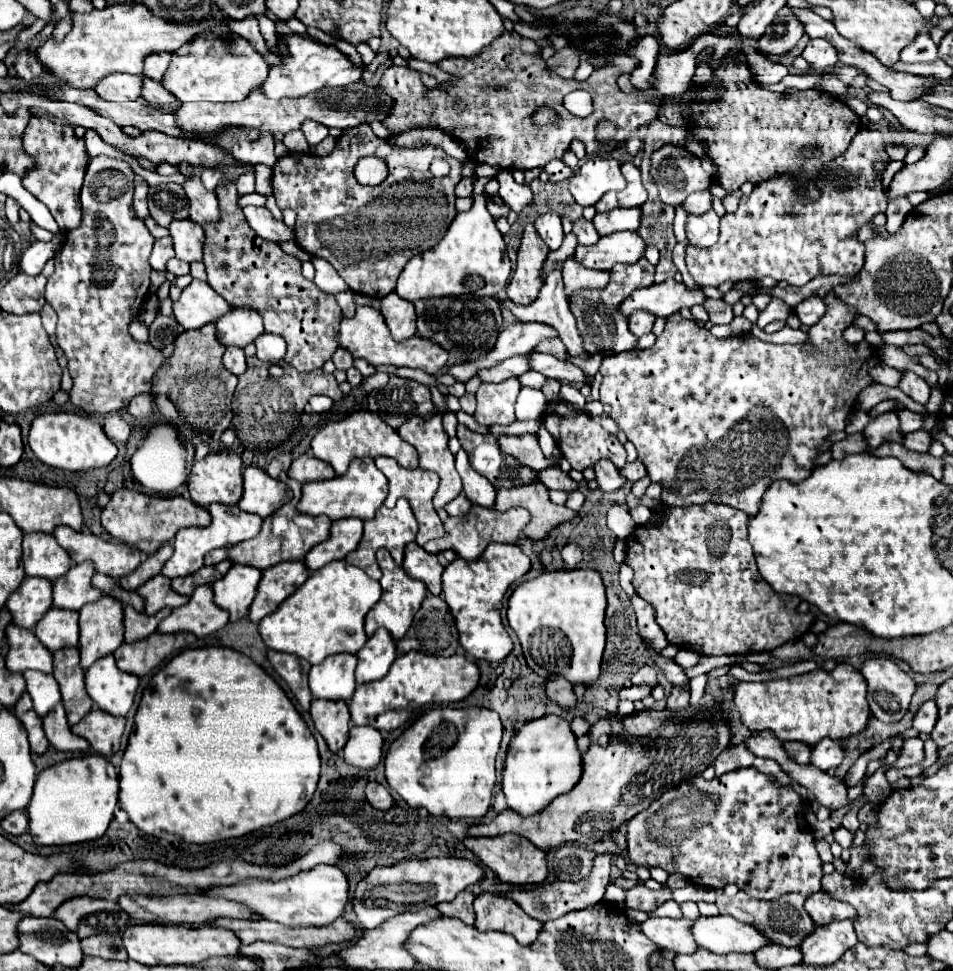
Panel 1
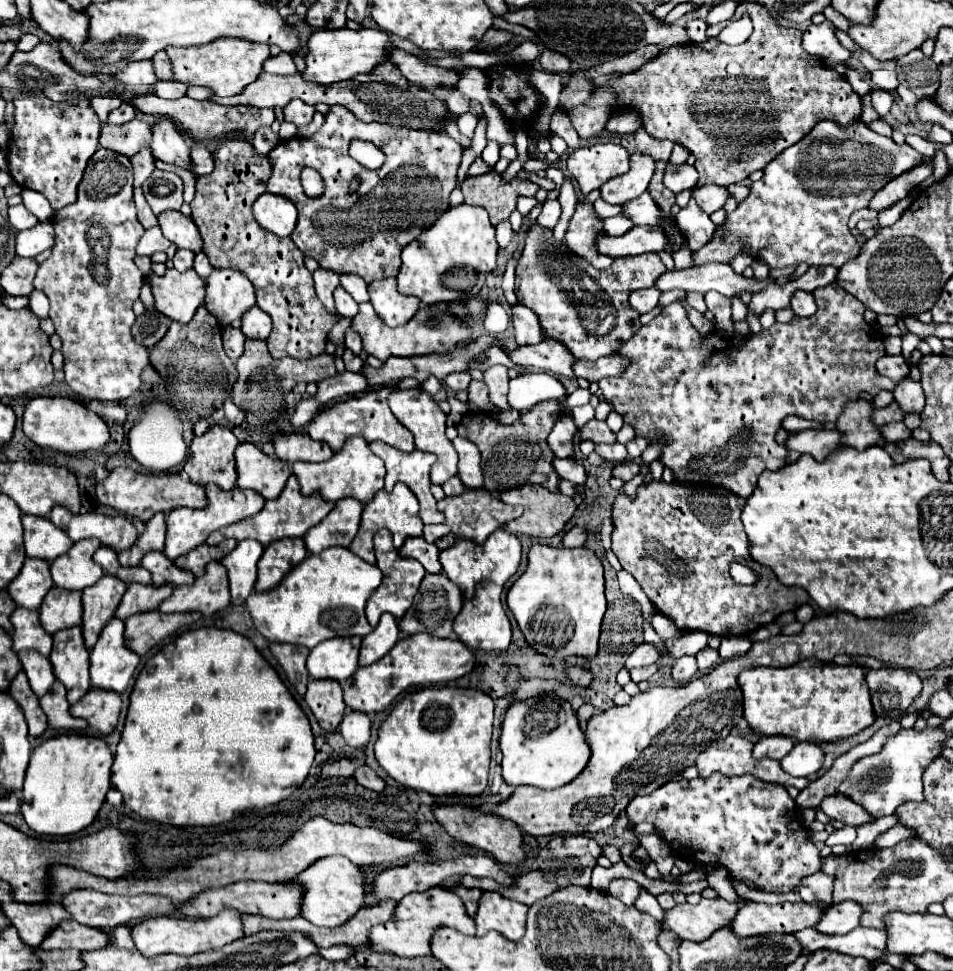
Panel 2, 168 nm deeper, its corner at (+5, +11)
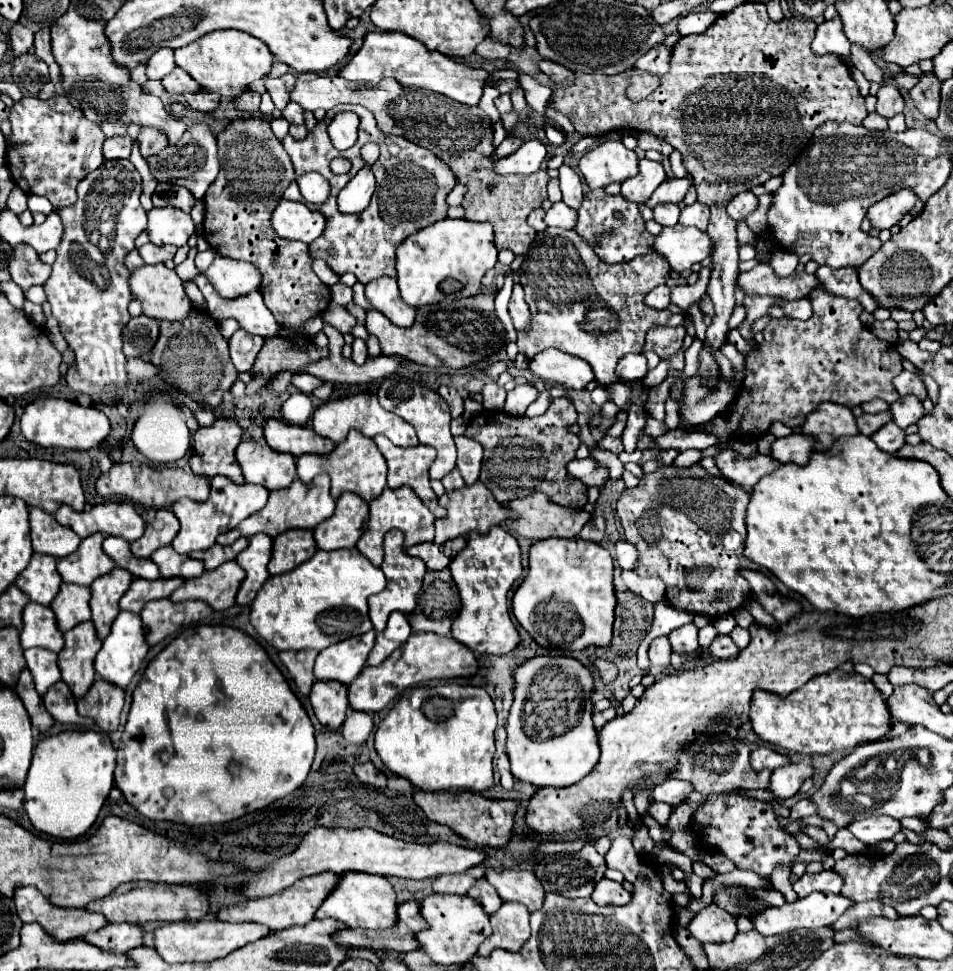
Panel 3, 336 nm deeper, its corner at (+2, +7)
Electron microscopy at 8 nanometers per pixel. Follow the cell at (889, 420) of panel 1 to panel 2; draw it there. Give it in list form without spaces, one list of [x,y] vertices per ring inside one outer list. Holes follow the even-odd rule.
[[[853,401],[837,419],[837,429],[843,431],[843,443],[855,449],[869,449],[873,445],[881,445],[883,437],[877,425],[873,425],[875,405],[869,401]]]

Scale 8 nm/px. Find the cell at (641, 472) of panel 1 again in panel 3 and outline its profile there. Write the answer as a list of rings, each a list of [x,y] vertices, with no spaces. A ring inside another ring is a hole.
[[[674,429],[674,431],[668,431],[664,433],[662,437],[656,437],[654,443],[660,447],[660,449],[708,449],[712,445],[716,445],[716,437],[712,437],[712,433],[688,433],[688,431],[682,431],[682,429]]]

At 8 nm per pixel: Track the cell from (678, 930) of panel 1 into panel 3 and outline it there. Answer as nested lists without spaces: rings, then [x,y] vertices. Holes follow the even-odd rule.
[[[712,903],[694,915],[688,931],[702,943],[732,941],[736,935],[736,917]]]

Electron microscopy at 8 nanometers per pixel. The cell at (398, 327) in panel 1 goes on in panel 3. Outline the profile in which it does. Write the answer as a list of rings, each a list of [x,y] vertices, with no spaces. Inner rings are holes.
[[[380,277],[366,285],[366,299],[372,309],[384,313],[398,327],[410,327],[414,323],[414,313],[410,305],[404,305],[398,283],[394,277]]]

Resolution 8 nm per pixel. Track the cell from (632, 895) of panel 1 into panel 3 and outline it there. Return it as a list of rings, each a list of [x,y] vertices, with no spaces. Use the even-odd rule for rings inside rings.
[[[600,879],[592,891],[592,901],[596,905],[626,905],[632,895],[616,881],[610,881],[610,879]]]

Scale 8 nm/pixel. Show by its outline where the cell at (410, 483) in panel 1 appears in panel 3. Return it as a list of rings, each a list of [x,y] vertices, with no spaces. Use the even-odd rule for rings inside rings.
[[[376,435],[374,443],[382,451],[386,463],[388,463],[388,487],[396,489],[400,485],[408,485],[414,489],[414,493],[422,499],[422,503],[438,513],[438,497],[434,495],[430,487],[428,467],[436,459],[436,451],[428,445],[416,445],[412,449],[396,447],[388,437]]]

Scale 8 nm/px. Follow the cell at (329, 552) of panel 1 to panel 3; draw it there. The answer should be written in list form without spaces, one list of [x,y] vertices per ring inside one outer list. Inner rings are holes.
[[[344,493],[338,497],[336,511],[328,521],[322,521],[314,529],[314,539],[320,549],[344,549],[354,547],[368,525],[368,503],[356,493]]]

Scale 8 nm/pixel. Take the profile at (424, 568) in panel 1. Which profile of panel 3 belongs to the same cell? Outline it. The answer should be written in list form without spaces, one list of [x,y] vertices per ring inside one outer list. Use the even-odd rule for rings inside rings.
[[[418,543],[414,547],[408,547],[406,553],[414,555],[414,557],[420,557],[426,563],[426,567],[432,569],[432,571],[442,571],[450,563],[450,557],[436,543]]]

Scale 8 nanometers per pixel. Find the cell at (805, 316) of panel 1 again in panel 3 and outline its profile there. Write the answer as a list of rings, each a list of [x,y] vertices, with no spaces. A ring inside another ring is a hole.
[[[800,299],[800,301],[784,301],[782,311],[786,317],[790,319],[808,319],[812,315],[812,305],[808,299]]]

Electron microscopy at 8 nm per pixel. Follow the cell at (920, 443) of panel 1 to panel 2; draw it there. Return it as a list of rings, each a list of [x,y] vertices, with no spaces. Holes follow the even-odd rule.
[[[903,421],[899,423],[889,423],[889,425],[883,425],[881,427],[881,435],[885,441],[905,441],[911,437],[911,431],[907,429],[907,425]]]

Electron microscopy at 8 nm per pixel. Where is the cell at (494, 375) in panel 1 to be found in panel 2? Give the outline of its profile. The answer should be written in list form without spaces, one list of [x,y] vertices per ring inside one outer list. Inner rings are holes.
[[[545,339],[537,345],[521,345],[513,351],[505,351],[505,353],[517,365],[573,377],[573,371],[571,371],[573,355],[567,351],[565,345],[561,345],[553,339]]]

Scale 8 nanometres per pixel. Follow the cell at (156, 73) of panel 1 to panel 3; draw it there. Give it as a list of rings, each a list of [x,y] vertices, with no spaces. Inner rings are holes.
[[[176,67],[170,75],[166,75],[162,79],[162,85],[168,93],[172,95],[184,95],[184,93],[198,93],[202,91],[200,83],[196,83],[186,71],[182,71],[180,67]]]

